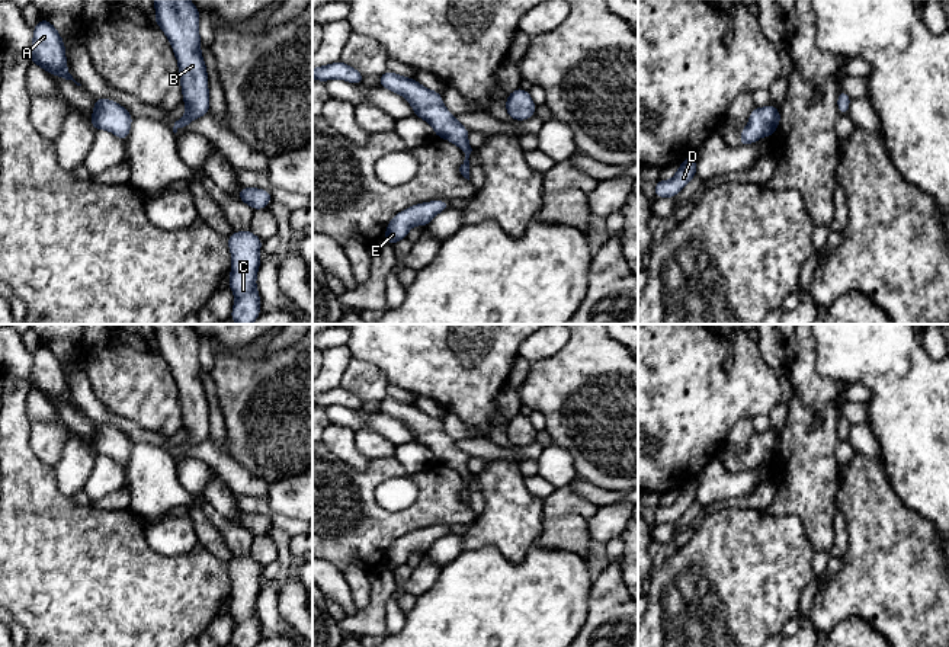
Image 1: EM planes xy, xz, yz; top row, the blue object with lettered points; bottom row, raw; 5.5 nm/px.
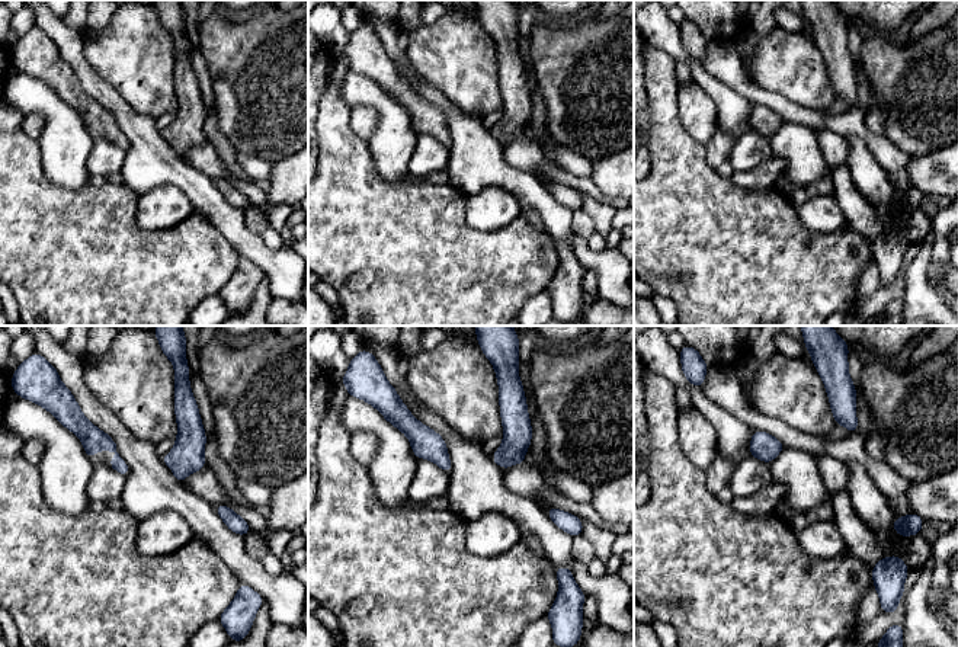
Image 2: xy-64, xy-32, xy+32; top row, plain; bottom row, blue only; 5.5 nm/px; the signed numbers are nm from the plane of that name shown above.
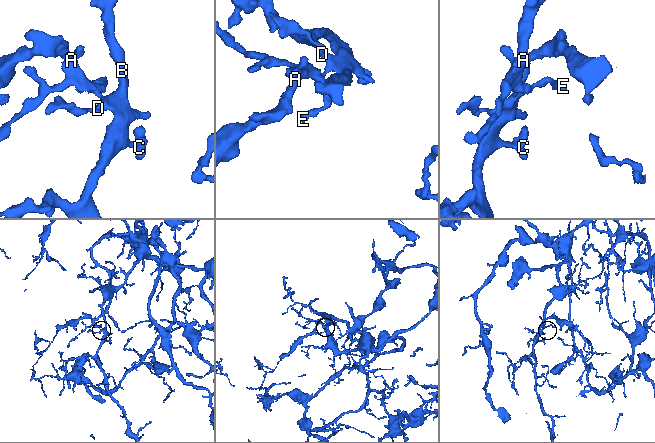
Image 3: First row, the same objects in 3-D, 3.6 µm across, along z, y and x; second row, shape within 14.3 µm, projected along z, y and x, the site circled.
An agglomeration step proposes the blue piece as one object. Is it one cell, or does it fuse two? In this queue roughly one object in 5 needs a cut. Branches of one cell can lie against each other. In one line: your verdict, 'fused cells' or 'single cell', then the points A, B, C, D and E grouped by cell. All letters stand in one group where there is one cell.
single cell | A B C D E

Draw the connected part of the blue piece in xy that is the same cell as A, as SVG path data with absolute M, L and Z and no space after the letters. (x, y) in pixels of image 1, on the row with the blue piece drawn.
M41 19L33 28L32 49L28 54L31 63L42 67L48 74L60 76L77 83L67 70L65 45L55 26Z

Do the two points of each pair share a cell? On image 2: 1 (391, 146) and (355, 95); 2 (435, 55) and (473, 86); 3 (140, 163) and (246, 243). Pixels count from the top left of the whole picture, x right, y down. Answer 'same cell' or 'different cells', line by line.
1: same cell
2: same cell
3: same cell

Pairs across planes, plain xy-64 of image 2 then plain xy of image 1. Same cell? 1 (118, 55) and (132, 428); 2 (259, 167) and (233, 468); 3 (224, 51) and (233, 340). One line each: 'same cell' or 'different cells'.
1: different cells
2: same cell
3: different cells

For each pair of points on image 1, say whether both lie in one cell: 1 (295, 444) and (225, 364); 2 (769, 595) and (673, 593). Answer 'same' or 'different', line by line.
1: same
2: same

